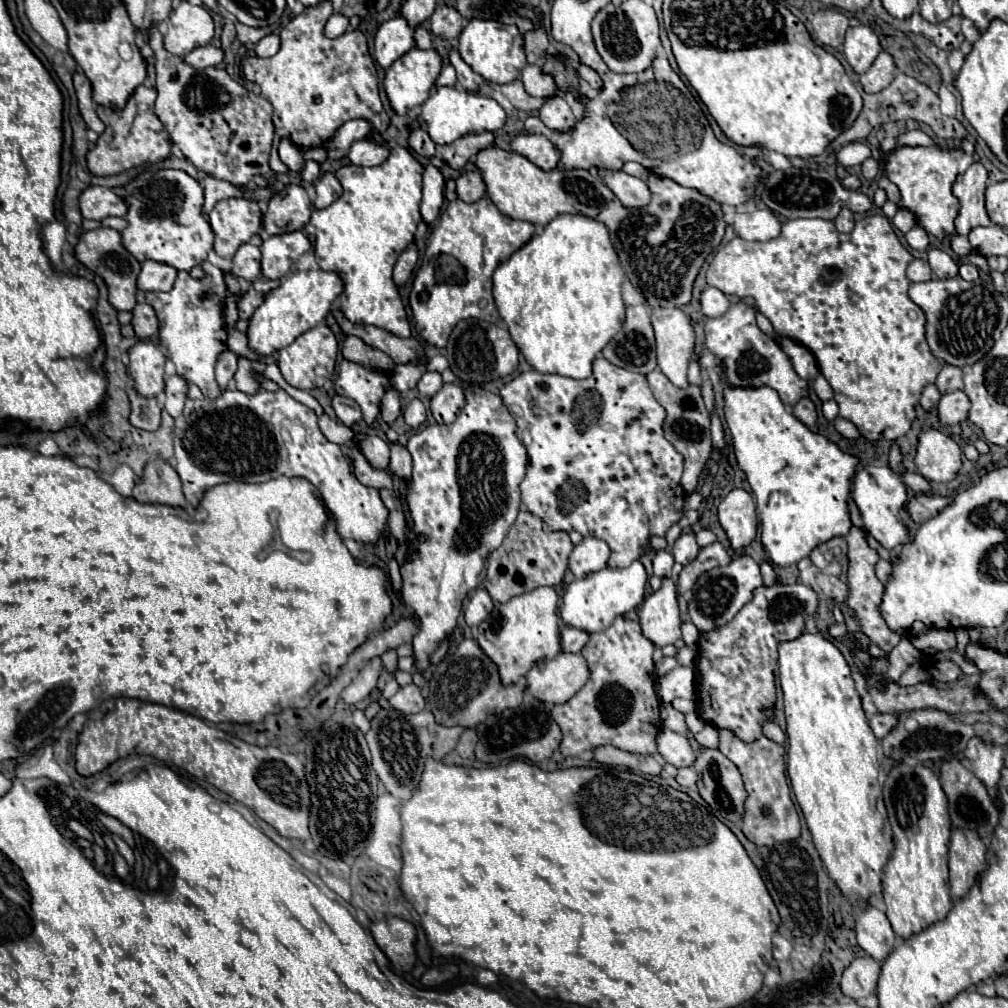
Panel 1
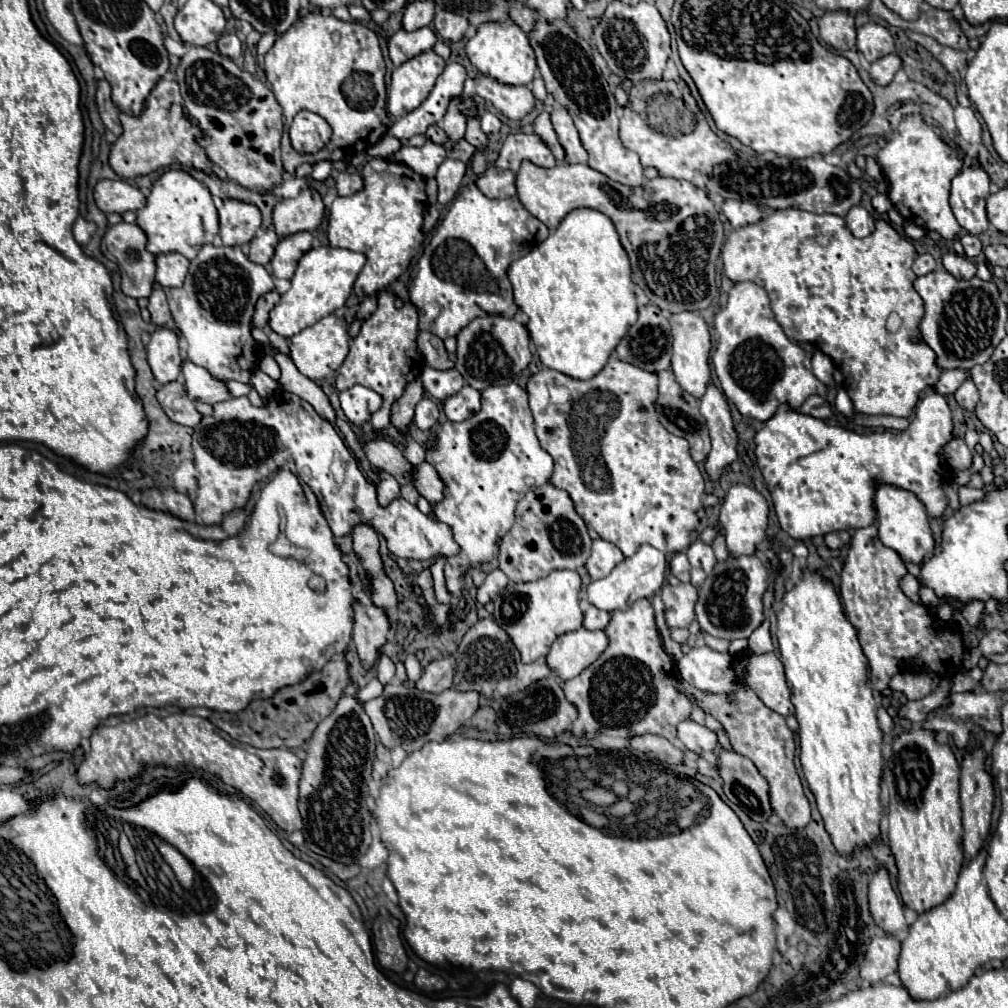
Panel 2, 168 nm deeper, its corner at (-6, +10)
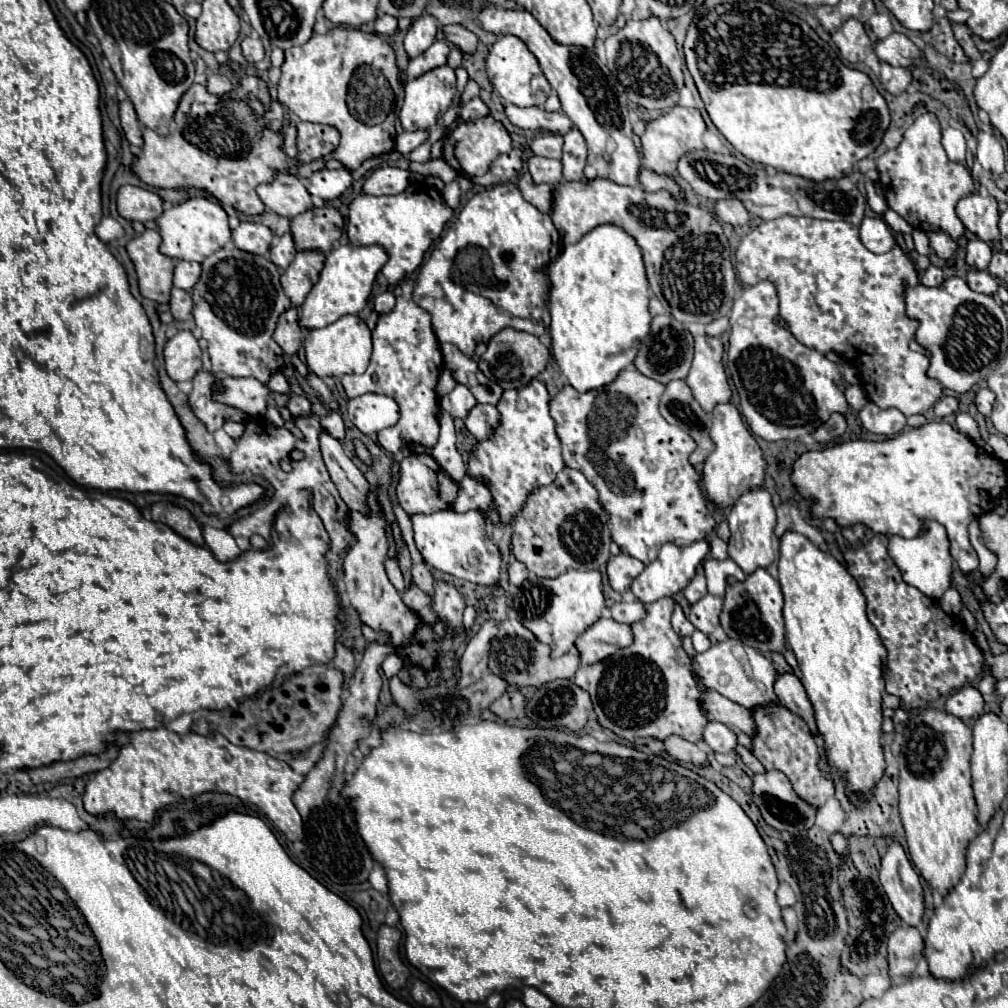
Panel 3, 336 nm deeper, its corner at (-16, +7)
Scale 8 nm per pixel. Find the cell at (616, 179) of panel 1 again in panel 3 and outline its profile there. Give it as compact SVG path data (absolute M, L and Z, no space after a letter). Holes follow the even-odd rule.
M484 4L478 10L478 22L484 30L500 36L500 34L512 34L518 36L528 50L536 56L536 60L540 62L540 68L546 76L546 80L550 82L550 86L558 92L558 98L562 102L562 110L564 114L574 122L574 126L582 132L586 144L588 144L588 158L586 158L586 168L584 168L584 178L586 180L594 180L594 178L606 178L612 180L616 184L624 184L624 186L636 186L638 178L636 174L640 172L640 156L636 154L636 146L632 142L632 122L630 122L630 112L626 106L618 104L618 98L612 90L612 86L606 80L606 74L600 70L598 64L598 56L592 50L584 50L578 46L560 46L558 42L552 40L552 36L538 24L538 20L524 8L516 8L516 10L508 10L508 8L500 8L494 4Z

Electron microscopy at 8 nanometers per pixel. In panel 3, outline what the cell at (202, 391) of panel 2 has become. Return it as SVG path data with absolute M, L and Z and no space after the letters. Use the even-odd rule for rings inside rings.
M222 378L218 382L216 400L244 410L252 418L264 418L270 390L256 378Z

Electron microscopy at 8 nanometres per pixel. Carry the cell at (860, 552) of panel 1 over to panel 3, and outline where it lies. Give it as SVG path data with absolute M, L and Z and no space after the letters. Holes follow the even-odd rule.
M876 534L870 542L844 552L848 572L856 578L868 602L868 618L876 626L888 650L886 692L900 698L900 708L926 708L940 696L972 684L982 674L986 660L982 650L960 620L952 620L936 600L924 596L902 580L894 560L888 556L888 536Z

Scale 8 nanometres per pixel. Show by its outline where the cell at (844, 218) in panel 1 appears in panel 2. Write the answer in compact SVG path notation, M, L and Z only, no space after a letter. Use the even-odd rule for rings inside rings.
M854 205L846 215L846 225L856 237L866 237L874 229L874 217L862 205Z

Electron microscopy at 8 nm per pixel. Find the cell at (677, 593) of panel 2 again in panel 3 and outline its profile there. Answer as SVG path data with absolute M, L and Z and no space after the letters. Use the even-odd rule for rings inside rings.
M706 594L702 600L690 606L690 622L704 634L712 634L716 626L720 626L720 612L722 612L722 598Z

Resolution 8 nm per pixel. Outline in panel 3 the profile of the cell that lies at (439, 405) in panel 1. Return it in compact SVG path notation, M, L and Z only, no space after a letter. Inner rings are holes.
M478 404L466 418L466 426L476 440L488 440L498 424L500 424L500 412L496 410L496 406L488 404Z

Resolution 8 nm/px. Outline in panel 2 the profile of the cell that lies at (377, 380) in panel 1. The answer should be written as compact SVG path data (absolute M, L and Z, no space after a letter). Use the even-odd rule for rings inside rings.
M382 291L378 295L378 309L370 319L362 323L356 339L350 341L350 353L336 371L336 389L350 389L354 385L364 385L382 397L382 407L372 415L372 425L382 431L390 425L390 407L402 395L408 381L414 381L424 367L424 359L416 349L418 333L418 313L416 307L406 303L402 309L394 307L394 295Z

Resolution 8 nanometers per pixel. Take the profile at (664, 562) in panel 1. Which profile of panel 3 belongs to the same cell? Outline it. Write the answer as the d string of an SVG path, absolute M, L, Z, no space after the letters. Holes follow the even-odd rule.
M698 570L696 578L686 586L684 596L688 598L688 602L690 602L690 604L694 604L694 602L698 602L706 592L708 592L708 590L706 590L706 578L704 578L702 570Z

